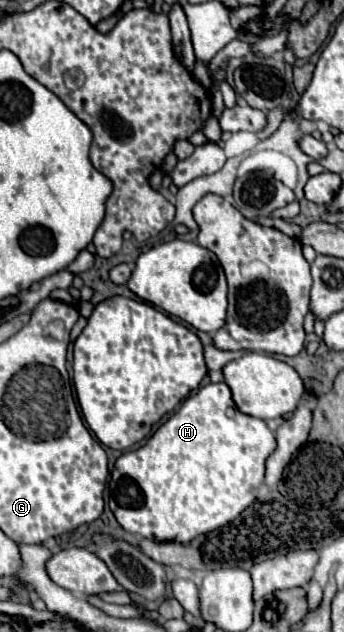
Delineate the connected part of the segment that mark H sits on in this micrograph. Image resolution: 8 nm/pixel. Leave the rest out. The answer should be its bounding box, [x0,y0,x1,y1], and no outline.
[109,383,275,543]

